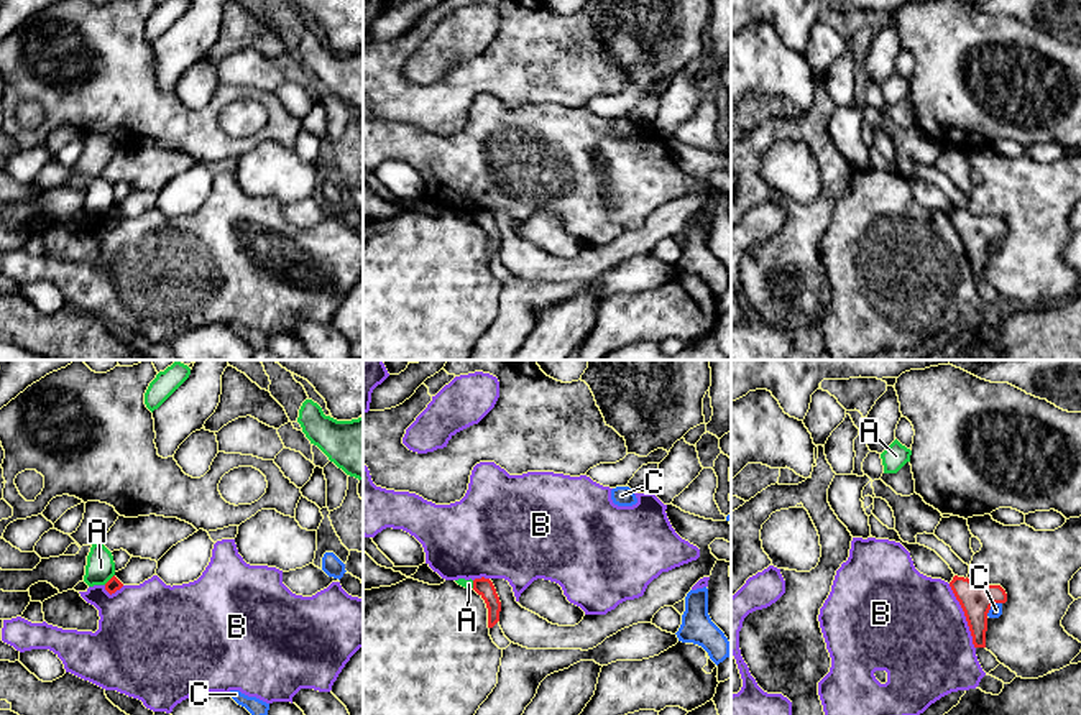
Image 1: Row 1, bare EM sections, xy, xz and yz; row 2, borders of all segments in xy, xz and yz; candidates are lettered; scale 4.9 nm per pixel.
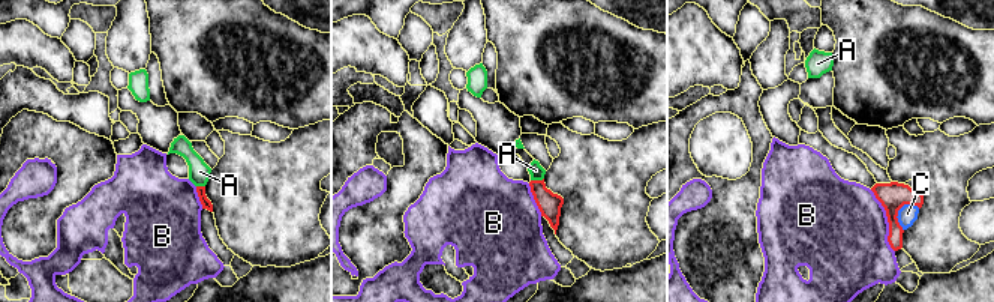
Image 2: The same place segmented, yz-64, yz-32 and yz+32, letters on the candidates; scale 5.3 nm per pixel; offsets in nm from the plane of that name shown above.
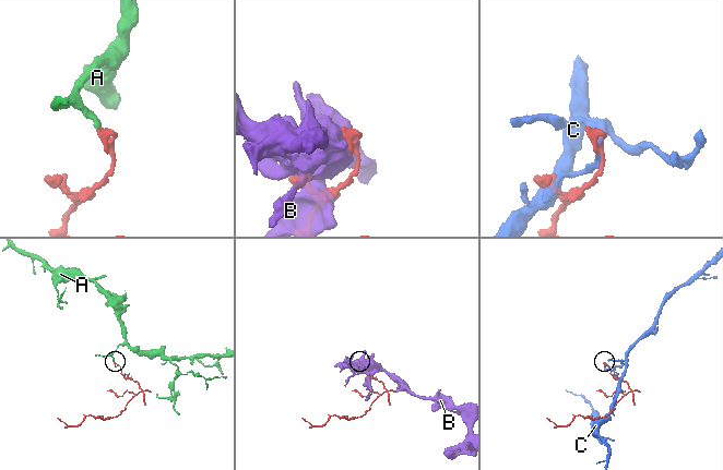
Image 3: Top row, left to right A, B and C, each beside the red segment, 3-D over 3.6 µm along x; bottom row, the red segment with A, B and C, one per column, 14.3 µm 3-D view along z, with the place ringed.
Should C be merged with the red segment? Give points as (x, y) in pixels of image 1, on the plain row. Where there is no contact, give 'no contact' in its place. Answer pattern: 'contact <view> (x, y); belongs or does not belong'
contact yz (993, 237); does not belong

